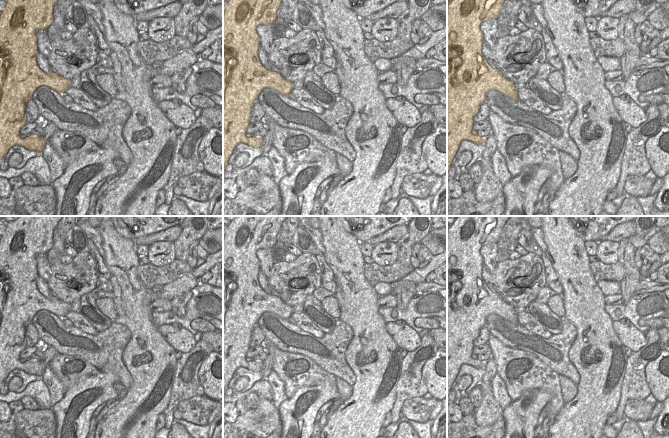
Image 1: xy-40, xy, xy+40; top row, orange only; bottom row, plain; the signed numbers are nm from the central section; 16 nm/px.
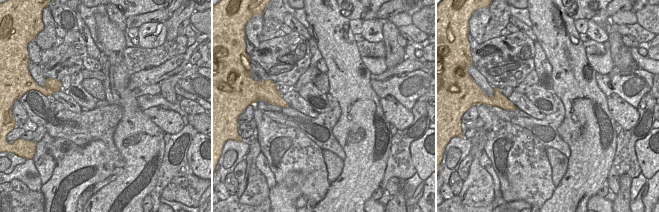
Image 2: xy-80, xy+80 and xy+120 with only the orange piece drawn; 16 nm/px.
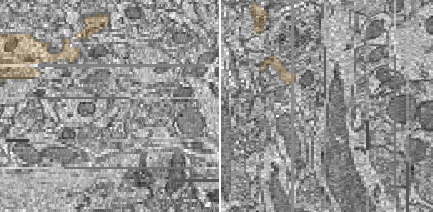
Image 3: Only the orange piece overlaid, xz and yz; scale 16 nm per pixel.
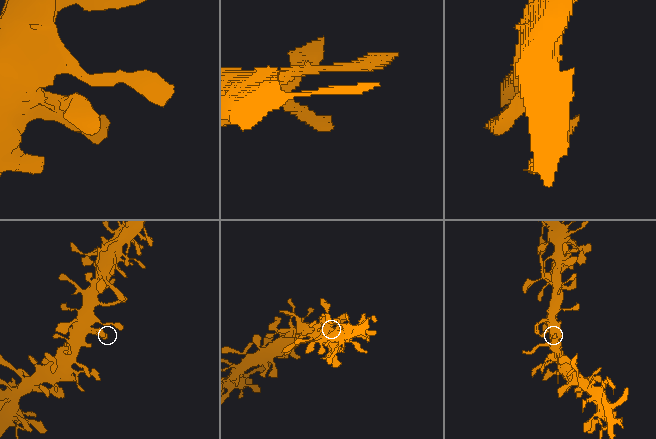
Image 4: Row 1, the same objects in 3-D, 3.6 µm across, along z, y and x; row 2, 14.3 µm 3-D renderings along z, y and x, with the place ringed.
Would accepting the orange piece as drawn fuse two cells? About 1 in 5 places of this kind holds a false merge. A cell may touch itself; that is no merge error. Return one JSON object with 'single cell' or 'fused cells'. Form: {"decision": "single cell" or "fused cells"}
{"decision": "single cell"}

